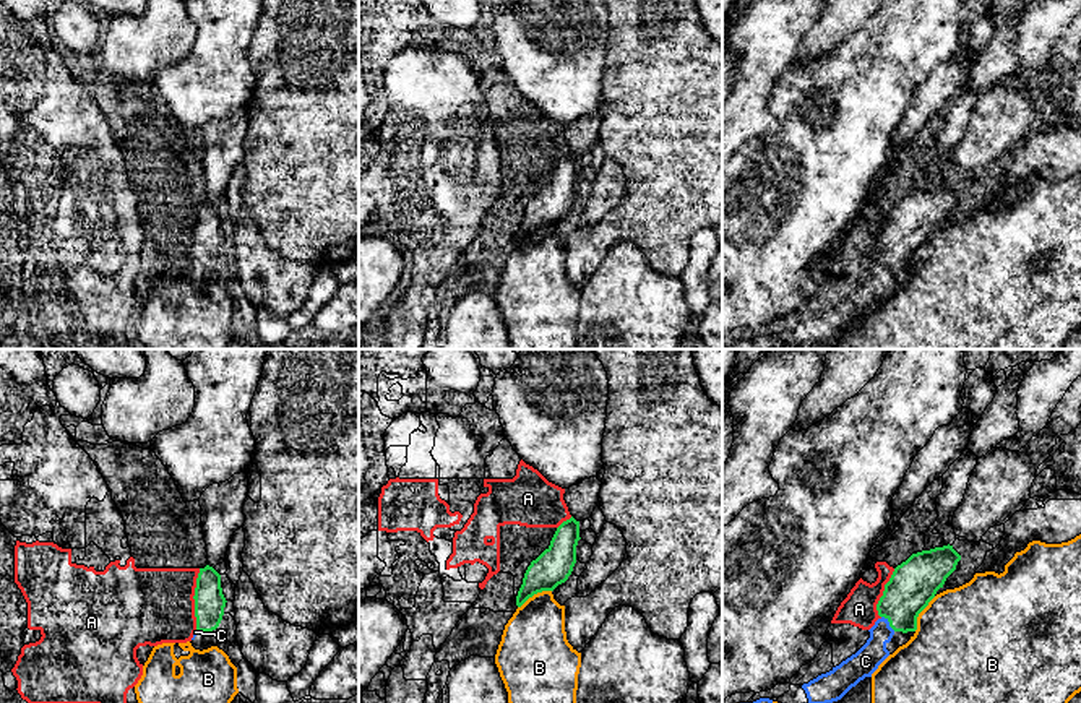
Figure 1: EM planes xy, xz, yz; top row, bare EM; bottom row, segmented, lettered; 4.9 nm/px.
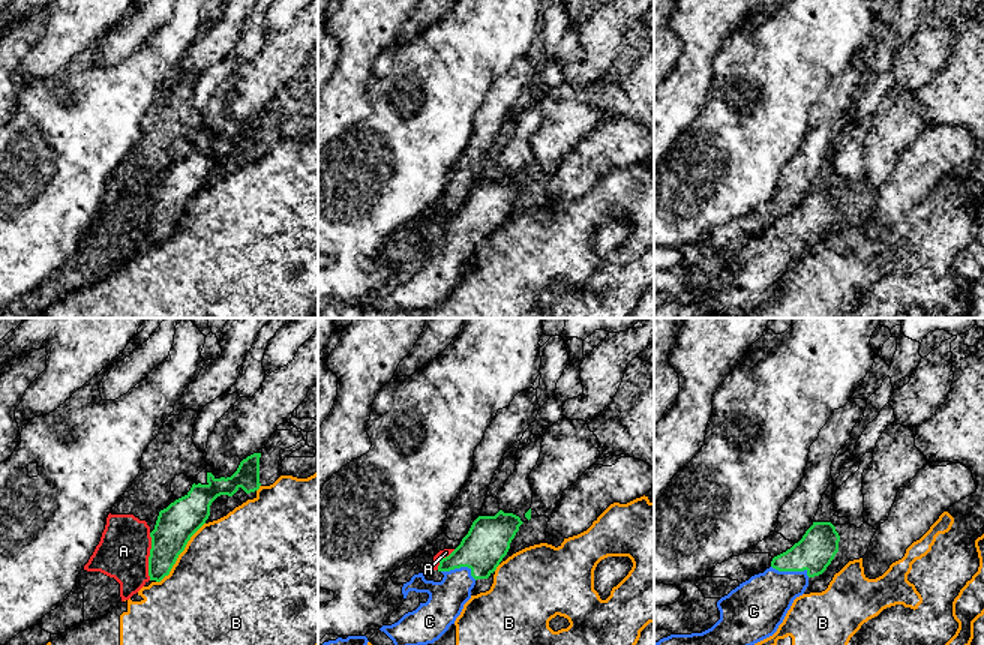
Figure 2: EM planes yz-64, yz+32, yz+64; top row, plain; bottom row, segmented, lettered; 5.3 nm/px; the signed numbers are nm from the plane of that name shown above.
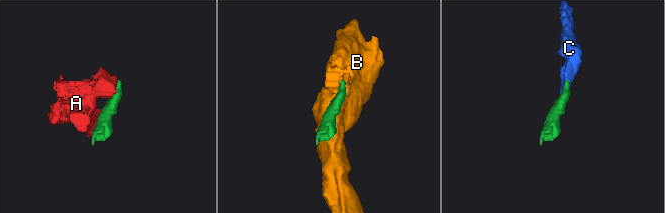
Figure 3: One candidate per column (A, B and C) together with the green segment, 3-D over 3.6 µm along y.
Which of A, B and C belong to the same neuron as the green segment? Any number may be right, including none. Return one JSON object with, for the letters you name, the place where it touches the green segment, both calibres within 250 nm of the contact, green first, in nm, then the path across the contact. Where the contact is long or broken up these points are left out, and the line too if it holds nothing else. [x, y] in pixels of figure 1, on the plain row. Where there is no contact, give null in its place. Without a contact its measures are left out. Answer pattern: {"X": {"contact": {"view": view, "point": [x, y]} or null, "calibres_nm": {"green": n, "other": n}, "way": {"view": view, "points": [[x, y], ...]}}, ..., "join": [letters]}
{"C": {"contact": {"view": "yz", "point": [890, 260]}, "calibres_nm": {"green": 240, "other": 140}, "way": {"view": "yz", "points": [[914, 219], [890, 260], [865, 297]]}}, "join": ["C"]}

